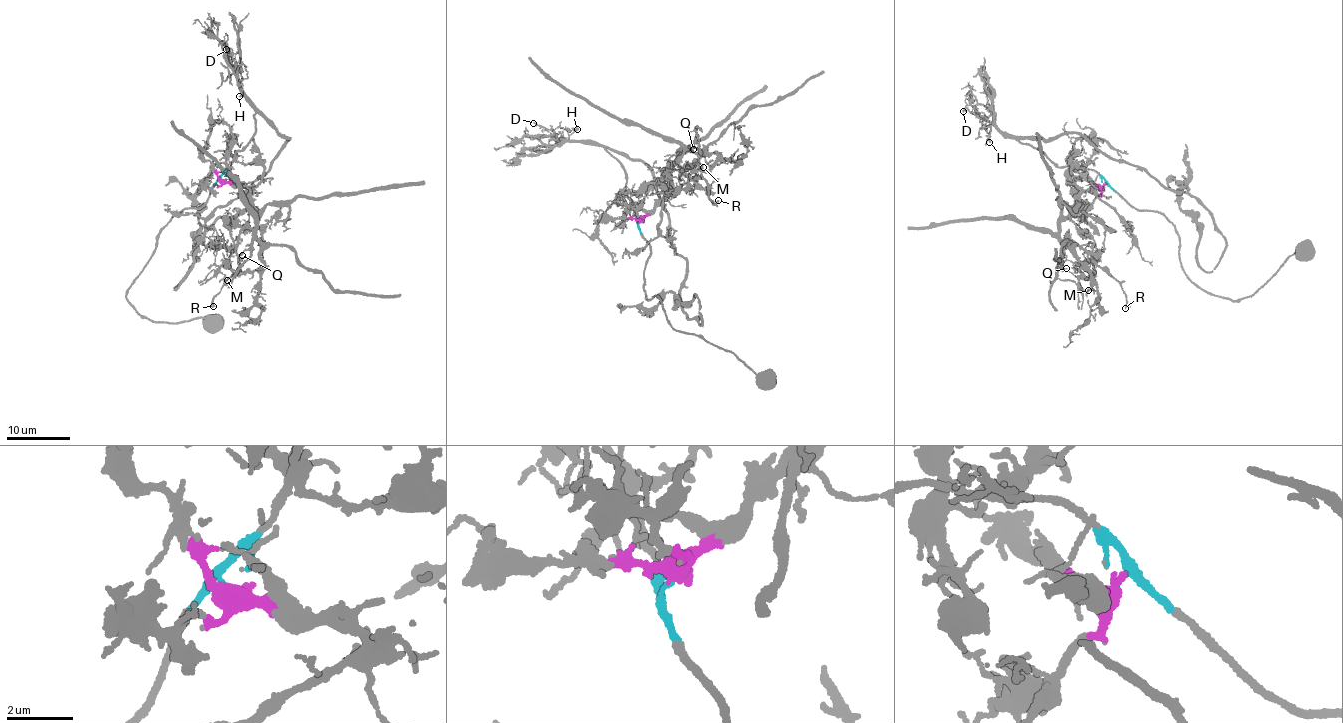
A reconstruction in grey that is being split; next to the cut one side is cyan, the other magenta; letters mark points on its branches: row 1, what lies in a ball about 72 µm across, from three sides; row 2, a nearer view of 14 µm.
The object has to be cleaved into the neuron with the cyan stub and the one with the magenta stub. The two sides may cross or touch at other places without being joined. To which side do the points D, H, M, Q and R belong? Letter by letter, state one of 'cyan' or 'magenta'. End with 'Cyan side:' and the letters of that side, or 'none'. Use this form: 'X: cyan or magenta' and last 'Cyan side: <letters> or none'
D: cyan
H: cyan
M: magenta
Q: magenta
R: magenta
Cyan side: D, H

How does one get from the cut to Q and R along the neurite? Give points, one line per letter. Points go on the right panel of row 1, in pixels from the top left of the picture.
Q: (1104, 186), (1079, 196), (1075, 209), (1059, 222), (1062, 267), (1067, 269)
R: (1104, 186), (1079, 196), (1072, 213), (1093, 230), (1094, 262), (1118, 281), (1125, 292), (1125, 308)

